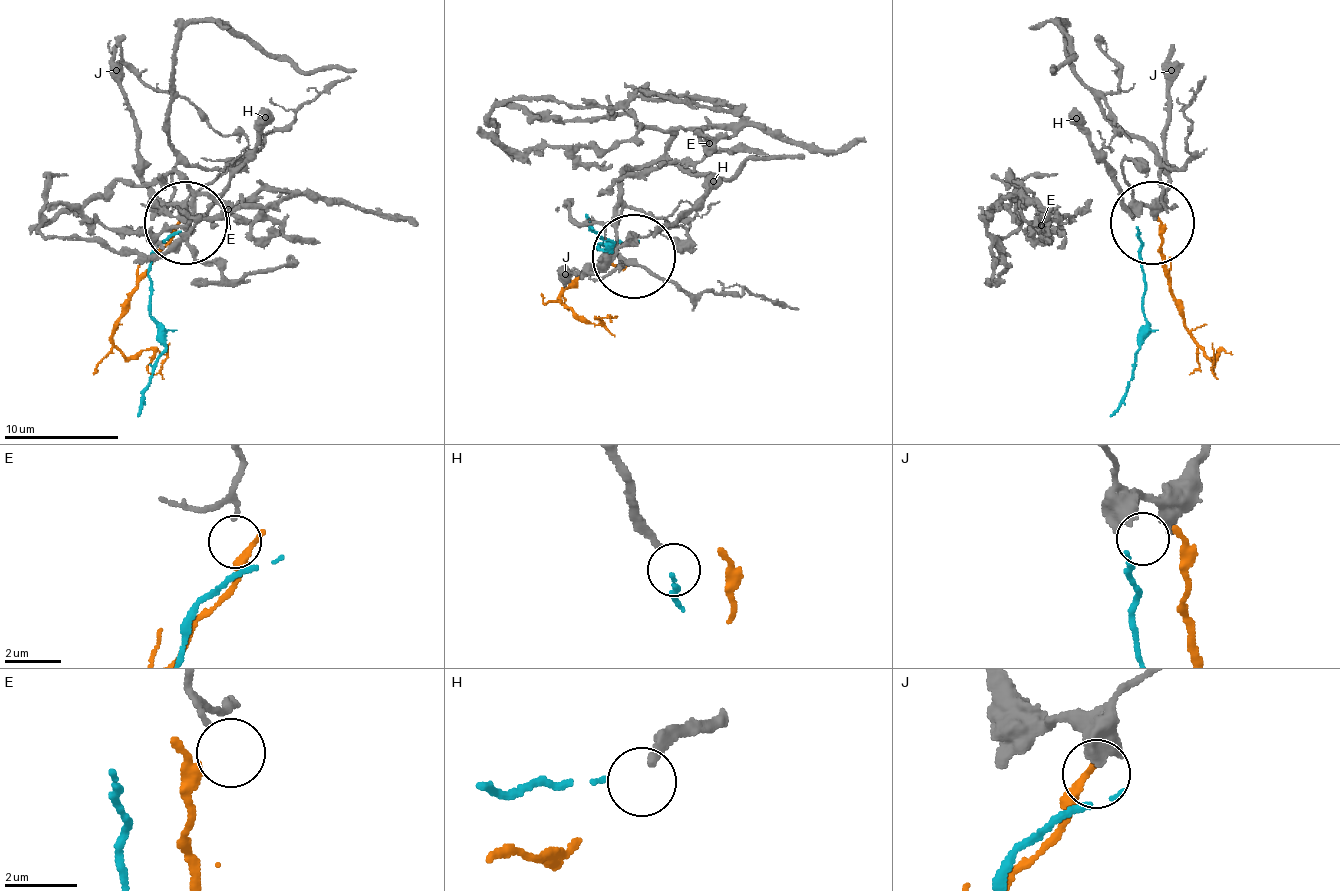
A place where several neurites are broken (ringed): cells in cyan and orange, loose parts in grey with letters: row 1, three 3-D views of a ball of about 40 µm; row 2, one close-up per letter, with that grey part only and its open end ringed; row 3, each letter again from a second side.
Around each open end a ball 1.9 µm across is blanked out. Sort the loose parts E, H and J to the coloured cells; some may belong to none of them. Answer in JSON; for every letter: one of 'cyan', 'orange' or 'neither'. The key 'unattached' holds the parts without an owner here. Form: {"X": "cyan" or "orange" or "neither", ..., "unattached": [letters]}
{"E": "neither", "H": "neither", "J": "neither", "unattached": ["E", "H", "J"]}

